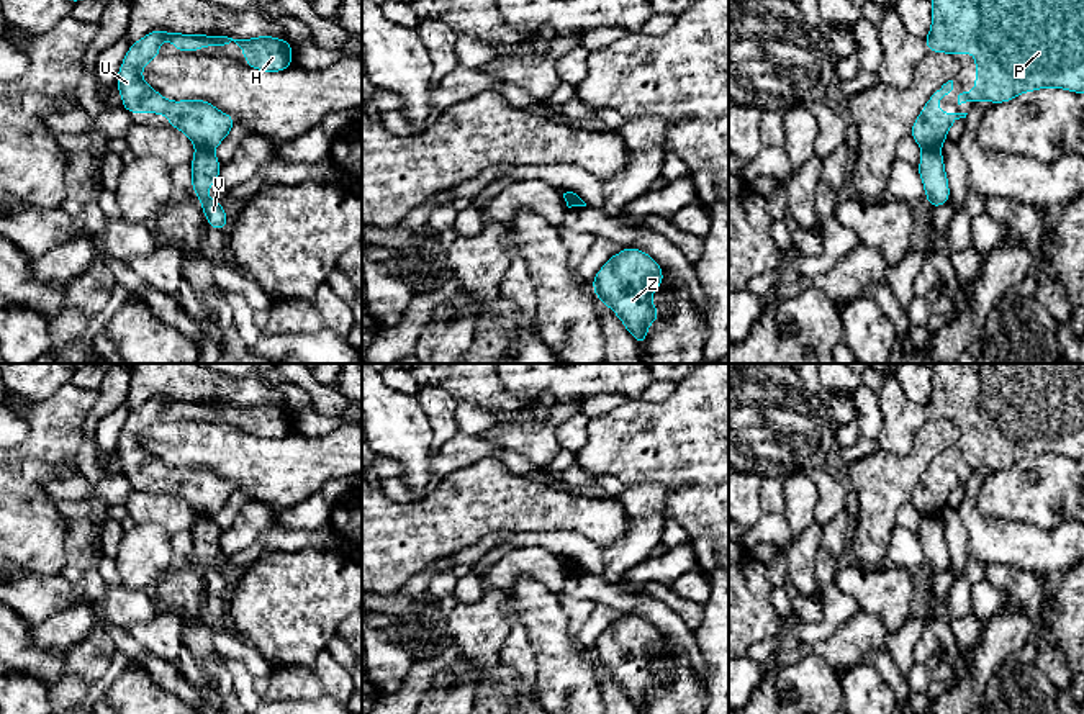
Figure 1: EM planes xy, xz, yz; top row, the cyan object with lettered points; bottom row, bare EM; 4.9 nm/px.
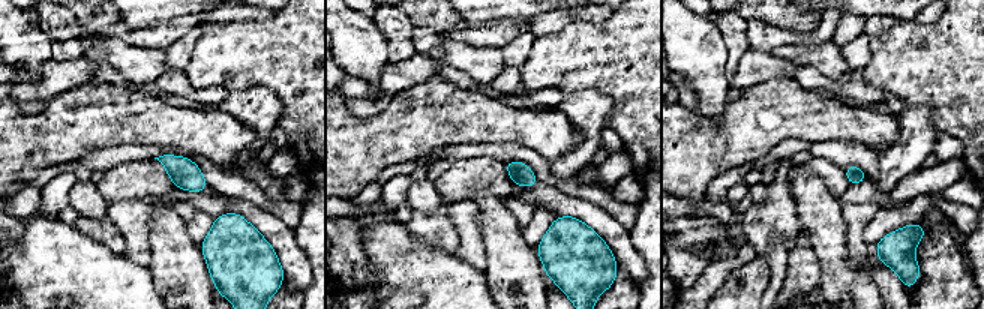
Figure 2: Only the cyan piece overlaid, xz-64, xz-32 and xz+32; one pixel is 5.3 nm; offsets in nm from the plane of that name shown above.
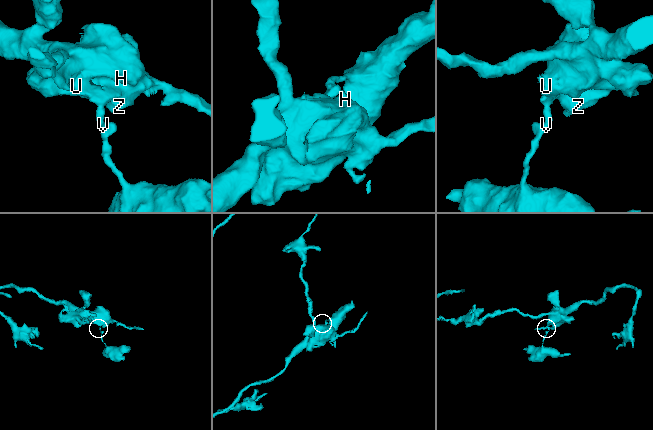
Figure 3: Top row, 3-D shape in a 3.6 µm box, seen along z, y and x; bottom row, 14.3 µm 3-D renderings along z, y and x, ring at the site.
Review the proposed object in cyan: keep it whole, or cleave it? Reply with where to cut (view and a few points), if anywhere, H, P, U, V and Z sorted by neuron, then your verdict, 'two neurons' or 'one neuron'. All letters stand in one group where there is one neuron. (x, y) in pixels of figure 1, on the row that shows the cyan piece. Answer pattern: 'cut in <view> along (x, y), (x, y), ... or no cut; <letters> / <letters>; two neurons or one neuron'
cut in xy along (197, 148), (210, 151); H P U Z / V; two neurons

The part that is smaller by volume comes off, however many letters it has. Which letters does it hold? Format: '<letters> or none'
V

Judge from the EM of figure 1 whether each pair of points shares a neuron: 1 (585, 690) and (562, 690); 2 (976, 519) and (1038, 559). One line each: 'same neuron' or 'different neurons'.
1: same neuron
2: same neuron

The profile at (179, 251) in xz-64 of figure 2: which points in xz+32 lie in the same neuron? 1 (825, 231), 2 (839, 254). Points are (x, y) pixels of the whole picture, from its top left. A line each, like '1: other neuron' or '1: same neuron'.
1: same neuron
2: same neuron

